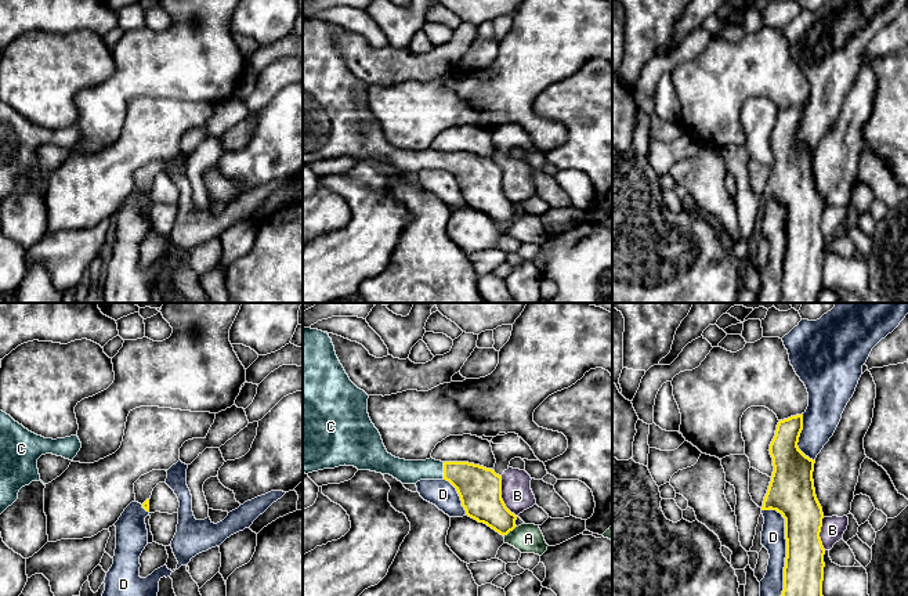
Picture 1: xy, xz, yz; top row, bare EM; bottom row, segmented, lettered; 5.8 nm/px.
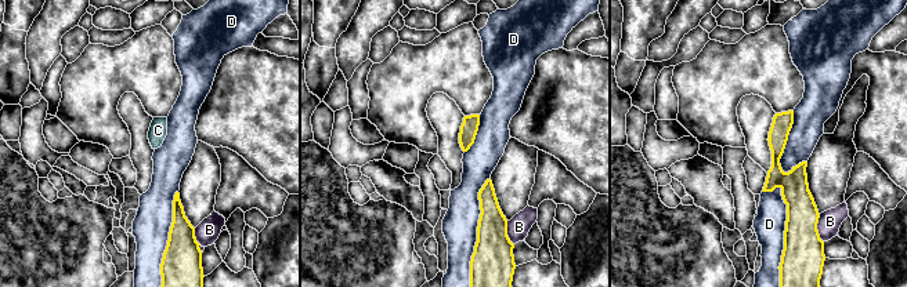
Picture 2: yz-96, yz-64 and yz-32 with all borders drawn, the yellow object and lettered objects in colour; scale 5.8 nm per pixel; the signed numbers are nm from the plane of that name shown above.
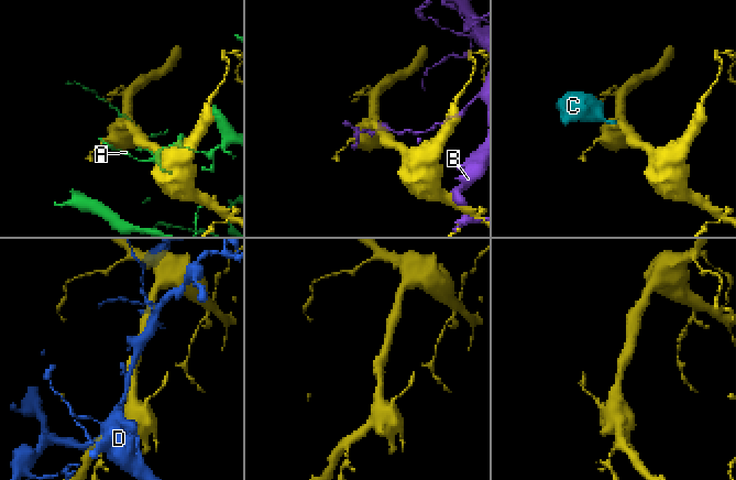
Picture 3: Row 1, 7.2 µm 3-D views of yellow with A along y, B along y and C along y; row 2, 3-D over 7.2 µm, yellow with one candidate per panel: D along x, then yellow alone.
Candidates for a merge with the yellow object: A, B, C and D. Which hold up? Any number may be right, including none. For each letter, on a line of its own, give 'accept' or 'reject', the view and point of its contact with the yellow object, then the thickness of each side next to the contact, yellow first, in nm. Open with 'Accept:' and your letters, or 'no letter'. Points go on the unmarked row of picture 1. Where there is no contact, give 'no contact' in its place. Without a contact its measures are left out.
Accept: C
A: reject | xz (509, 221) | 240/170 nm
B: reject | xz (500, 187) | 260/180 nm
C: accept | xz (444, 161) | 260/140 nm
D: reject | yz (785, 248) | 240/140 nm

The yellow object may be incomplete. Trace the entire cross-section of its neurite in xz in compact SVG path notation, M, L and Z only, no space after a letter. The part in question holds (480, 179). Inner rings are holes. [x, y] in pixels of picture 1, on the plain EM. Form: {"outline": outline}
{"outline": "M303 17L303 163L346 155L390 165L402 174L444 169L456 178L469 207L486 214L500 225L507 225L517 217L517 206L502 189L502 166L469 152L441 152L433 148L405 151L392 147L369 108L368 89L369 86L350 71L329 25Z"}

